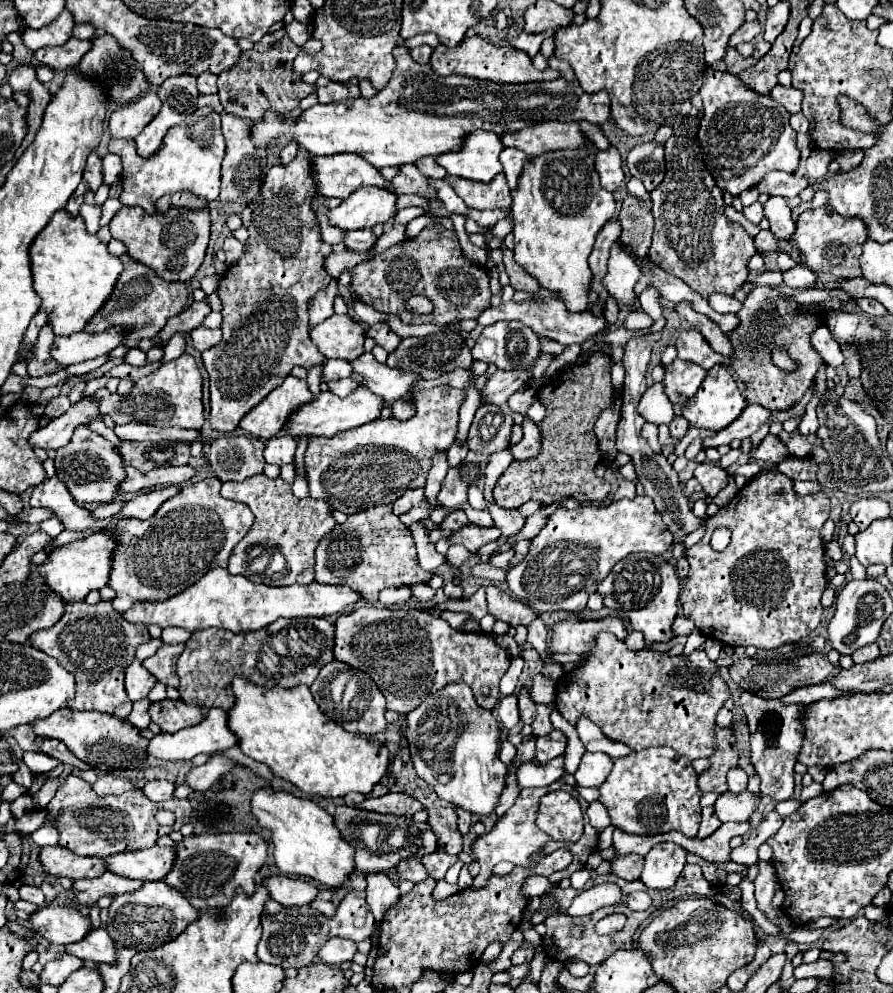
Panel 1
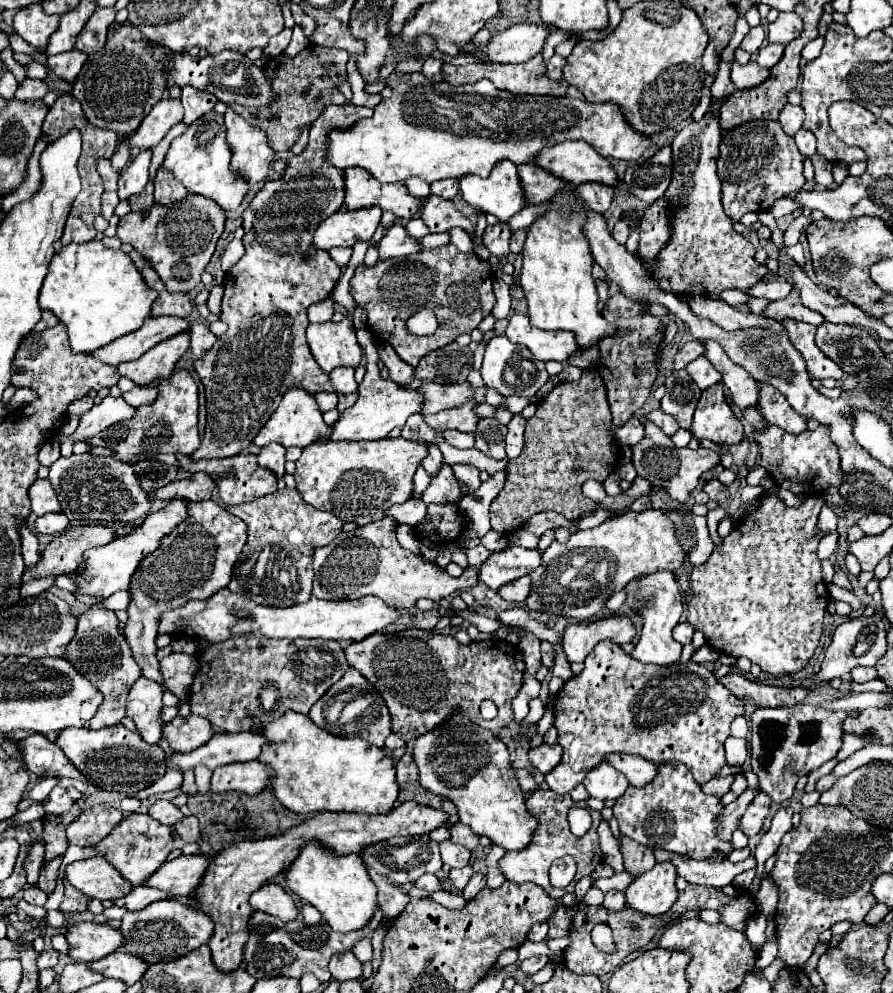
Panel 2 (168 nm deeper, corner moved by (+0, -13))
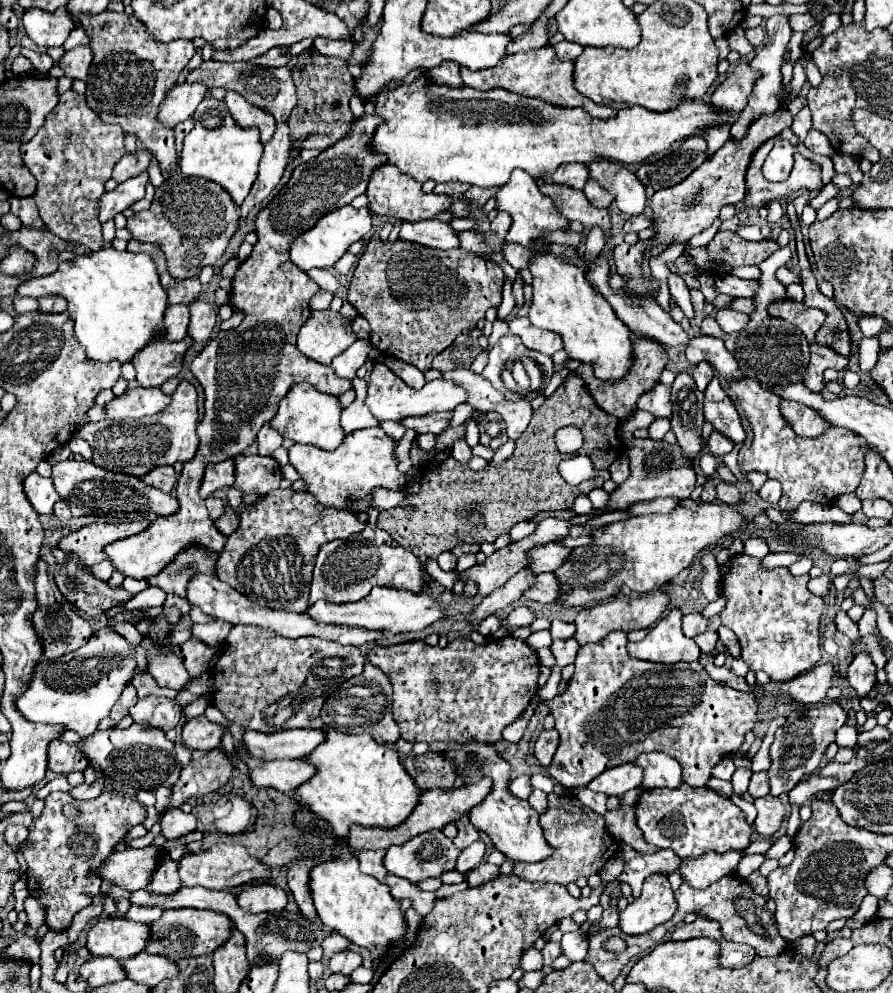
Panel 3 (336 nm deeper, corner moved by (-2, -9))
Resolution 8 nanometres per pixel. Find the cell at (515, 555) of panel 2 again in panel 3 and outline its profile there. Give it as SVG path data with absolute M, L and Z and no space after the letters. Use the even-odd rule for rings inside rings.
M546 544L546 546L536 546L530 550L530 564L528 568L534 570L536 574L540 572L554 572L564 564L564 558L568 558L572 550L562 546L562 544Z

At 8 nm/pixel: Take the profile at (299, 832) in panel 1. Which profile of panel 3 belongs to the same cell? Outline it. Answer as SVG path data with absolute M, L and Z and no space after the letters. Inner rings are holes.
M354 856L316 866L310 872L310 888L322 924L348 938L352 944L370 950L374 964L386 954L388 946L396 940L402 940L408 930L406 918L400 912L400 902L392 898L388 886L380 884L368 874L362 874Z

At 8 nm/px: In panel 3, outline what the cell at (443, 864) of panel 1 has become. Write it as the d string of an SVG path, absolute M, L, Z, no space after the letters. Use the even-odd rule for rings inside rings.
M468 814L464 818L460 818L456 822L456 828L458 828L458 834L454 838L454 844L464 850L466 846L470 846L472 842L476 842L480 836L478 836L478 830L472 826L472 822L468 822Z

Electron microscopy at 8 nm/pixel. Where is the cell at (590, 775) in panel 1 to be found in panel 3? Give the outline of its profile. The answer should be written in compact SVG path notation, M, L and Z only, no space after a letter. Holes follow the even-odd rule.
M622 764L616 768L610 768L596 776L588 788L592 792L602 792L606 796L622 796L624 792L640 786L644 778L644 772L636 764Z

